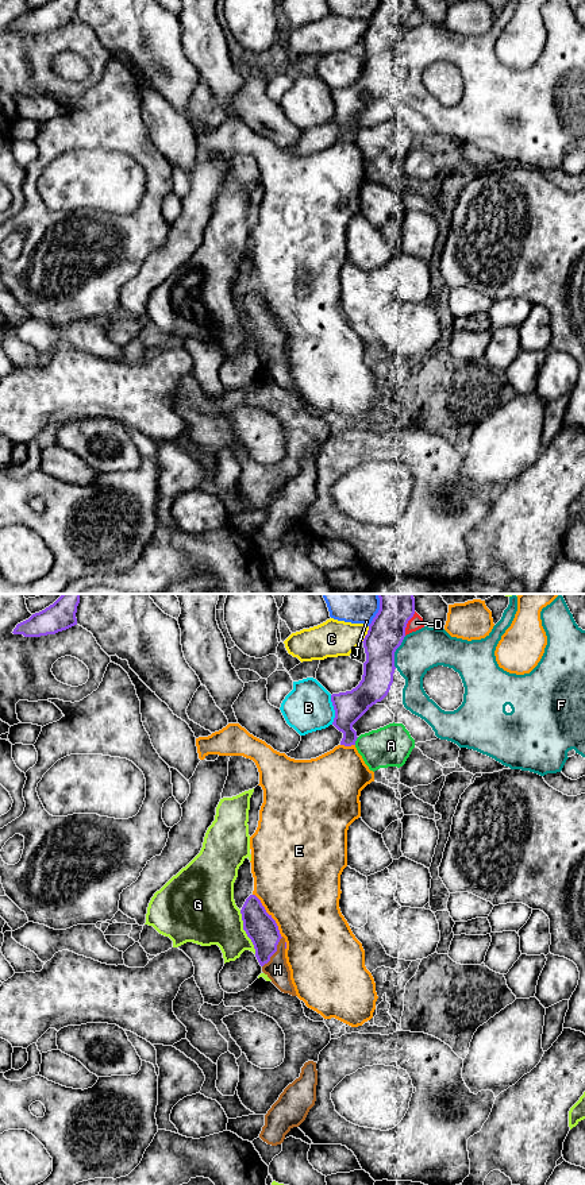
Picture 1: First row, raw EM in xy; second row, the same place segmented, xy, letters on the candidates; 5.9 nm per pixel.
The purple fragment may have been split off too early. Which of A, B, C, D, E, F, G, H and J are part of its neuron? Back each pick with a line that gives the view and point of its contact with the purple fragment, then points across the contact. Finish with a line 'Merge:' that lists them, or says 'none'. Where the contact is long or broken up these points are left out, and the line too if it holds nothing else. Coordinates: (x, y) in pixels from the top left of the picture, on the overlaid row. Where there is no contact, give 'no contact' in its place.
H: xy (276, 950) | across xy (260, 926), (268, 942), (276, 950), (277, 969)
Merge: H

